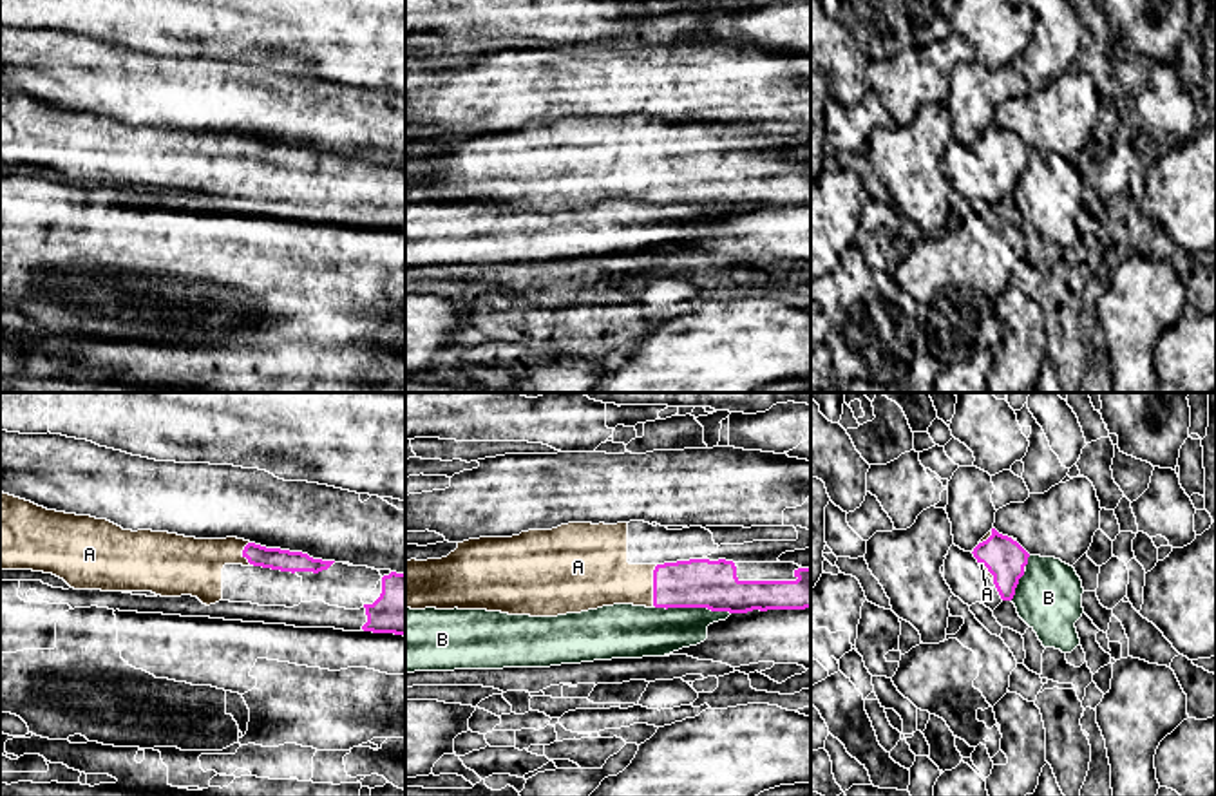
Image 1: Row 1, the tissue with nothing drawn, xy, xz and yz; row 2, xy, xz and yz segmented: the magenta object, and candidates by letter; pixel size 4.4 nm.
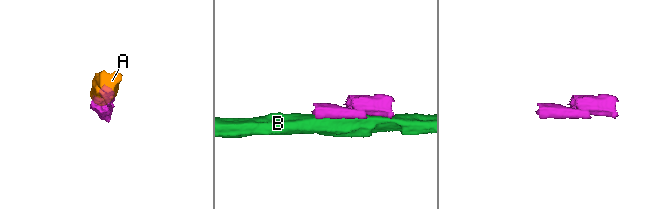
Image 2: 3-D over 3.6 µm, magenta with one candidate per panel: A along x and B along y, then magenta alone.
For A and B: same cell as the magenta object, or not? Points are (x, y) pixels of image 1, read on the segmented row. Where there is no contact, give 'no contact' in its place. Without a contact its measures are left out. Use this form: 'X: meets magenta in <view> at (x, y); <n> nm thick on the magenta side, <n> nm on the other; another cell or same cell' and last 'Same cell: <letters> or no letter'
A: meets magenta in xz at (654, 587); 220 nm thick on the magenta side, 280 nm on the other; same cell
B: meets magenta in xz at (693, 606); 220 nm thick on the magenta side, 220 nm on the other; another cell
Same cell: A

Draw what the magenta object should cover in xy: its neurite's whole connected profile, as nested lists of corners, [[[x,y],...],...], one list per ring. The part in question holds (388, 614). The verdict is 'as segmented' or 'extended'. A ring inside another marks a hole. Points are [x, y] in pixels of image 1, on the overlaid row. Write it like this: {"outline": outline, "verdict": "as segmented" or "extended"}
{"outline": [[[391,572],[382,577],[382,593],[373,604],[364,604],[367,622],[364,631],[405,637],[405,573]]], "verdict": "as segmented"}

